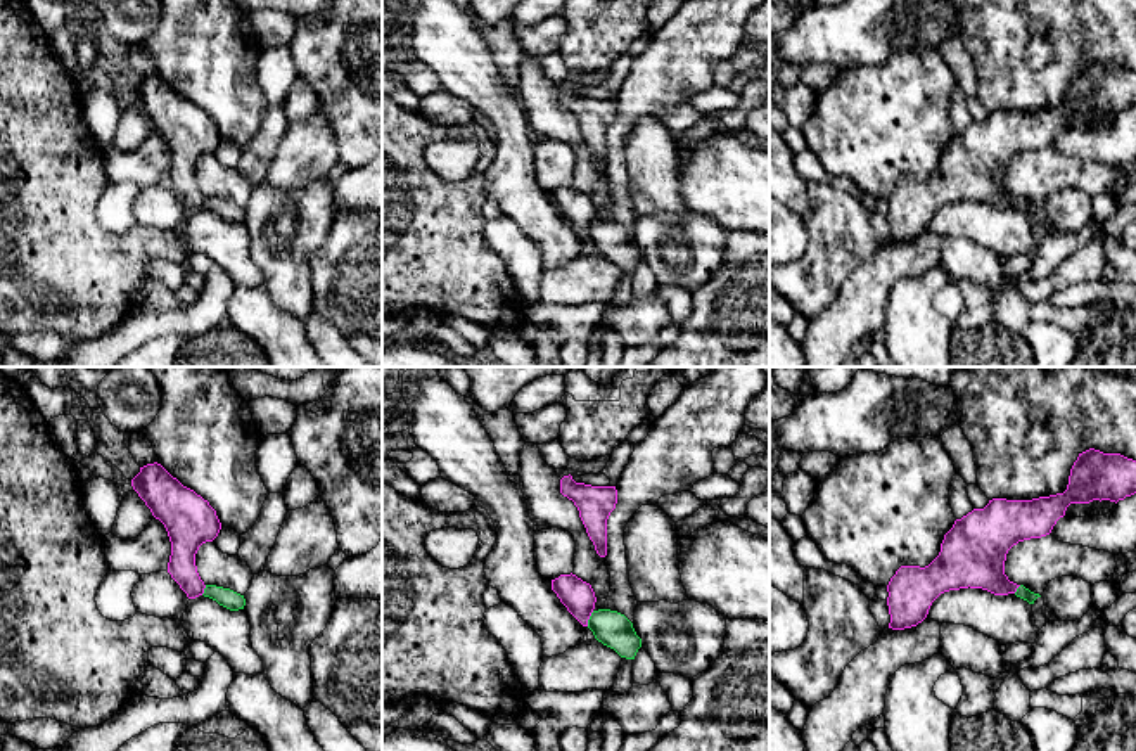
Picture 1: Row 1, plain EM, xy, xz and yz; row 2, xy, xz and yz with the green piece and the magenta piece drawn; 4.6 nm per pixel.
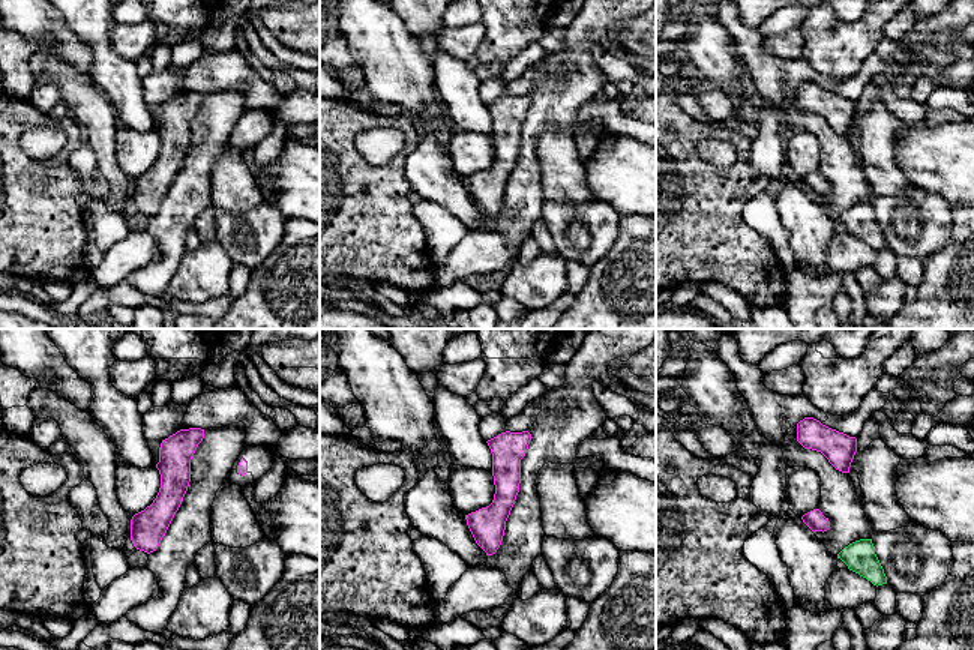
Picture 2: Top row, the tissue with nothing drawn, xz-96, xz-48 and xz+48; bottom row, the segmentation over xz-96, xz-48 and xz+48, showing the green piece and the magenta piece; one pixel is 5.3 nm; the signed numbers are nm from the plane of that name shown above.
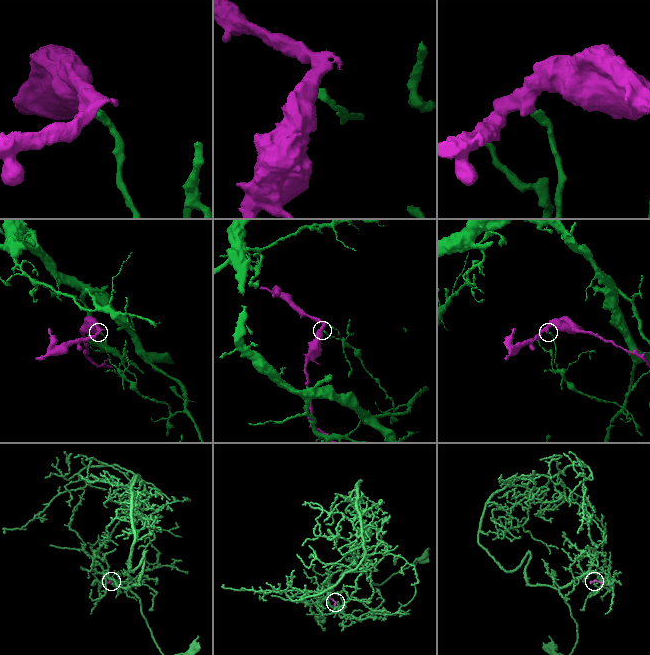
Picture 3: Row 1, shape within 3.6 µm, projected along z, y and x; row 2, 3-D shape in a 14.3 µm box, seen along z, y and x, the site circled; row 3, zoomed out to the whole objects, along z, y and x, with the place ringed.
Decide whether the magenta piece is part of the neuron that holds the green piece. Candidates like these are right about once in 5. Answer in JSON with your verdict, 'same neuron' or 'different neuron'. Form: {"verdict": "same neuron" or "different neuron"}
{"verdict": "different neuron"}

